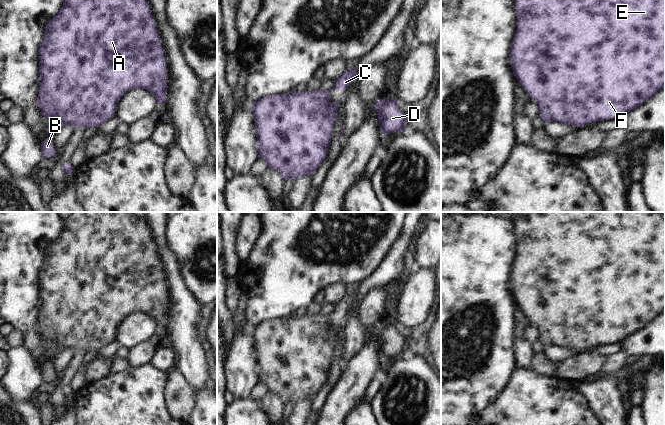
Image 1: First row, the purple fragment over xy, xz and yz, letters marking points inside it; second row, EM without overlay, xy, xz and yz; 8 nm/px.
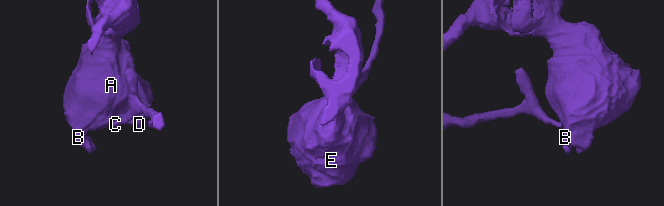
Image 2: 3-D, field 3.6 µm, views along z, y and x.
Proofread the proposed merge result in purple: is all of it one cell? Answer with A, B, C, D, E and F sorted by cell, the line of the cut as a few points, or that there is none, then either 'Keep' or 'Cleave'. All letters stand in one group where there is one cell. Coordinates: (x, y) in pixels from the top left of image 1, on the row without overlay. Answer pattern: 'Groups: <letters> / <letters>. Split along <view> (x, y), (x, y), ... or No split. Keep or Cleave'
Groups: A B D E F / C. Split along xz (336, 325), (338, 326). Cleave

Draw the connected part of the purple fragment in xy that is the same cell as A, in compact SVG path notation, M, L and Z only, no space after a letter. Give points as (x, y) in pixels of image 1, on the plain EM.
M71 212L63 221L63 230L59 237L50 244L45 251L43 264L39 274L39 296L40 313L38 315L37 327L44 342L49 344L47 356L50 358L42 369L42 380L52 381L58 377L53 371L53 359L66 348L73 348L76 353L81 350L88 352L99 350L102 347L115 341L116 330L119 323L134 312L144 312L155 320L157 326L166 327L166 316L168 307L168 294L164 274L161 270L160 262L155 250L155 246L150 231L143 219L135 219L129 212Z

